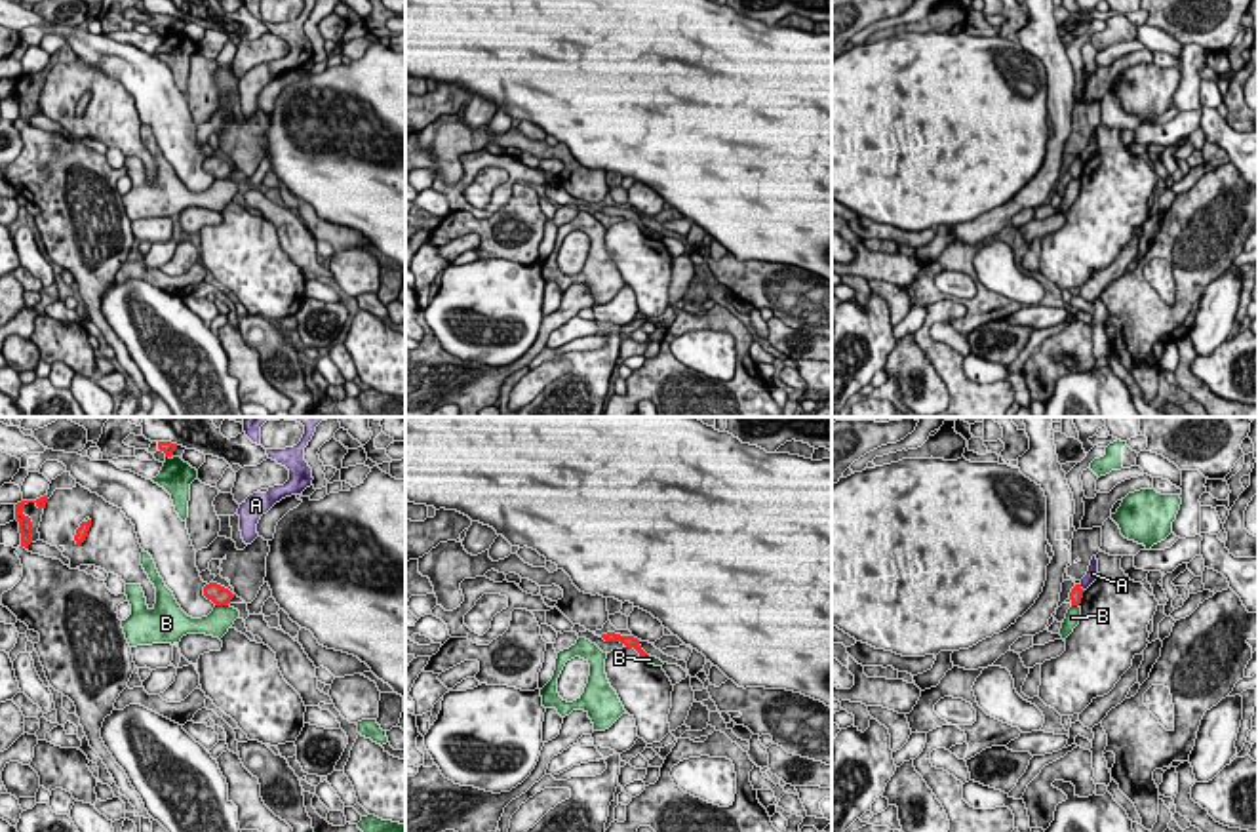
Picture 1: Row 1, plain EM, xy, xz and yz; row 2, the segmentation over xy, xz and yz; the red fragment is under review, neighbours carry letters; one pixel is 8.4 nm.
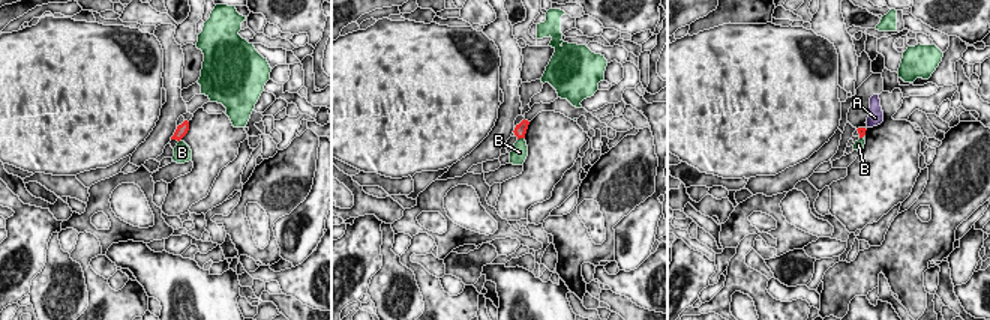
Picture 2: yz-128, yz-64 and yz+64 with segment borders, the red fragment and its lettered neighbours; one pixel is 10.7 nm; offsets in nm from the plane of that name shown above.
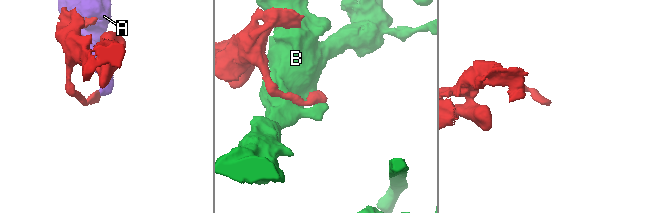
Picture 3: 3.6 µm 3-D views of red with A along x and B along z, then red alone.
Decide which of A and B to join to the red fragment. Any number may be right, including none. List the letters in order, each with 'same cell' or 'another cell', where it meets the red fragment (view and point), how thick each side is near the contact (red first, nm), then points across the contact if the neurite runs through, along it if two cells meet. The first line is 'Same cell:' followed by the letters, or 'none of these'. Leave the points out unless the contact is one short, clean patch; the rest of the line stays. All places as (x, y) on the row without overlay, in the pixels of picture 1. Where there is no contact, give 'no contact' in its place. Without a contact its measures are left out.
Same cell: none of these
A: another cell; contact yz (1080, 160); calibres 120 and 100 nm; border yz (1080, 157), (1083, 164)
B: another cell; contact xy (221, 178); calibres 160 and 220 nm

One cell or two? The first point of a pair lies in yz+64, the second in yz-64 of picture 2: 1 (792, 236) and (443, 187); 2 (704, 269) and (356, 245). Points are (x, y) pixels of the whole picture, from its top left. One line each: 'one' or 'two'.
1: one
2: one

